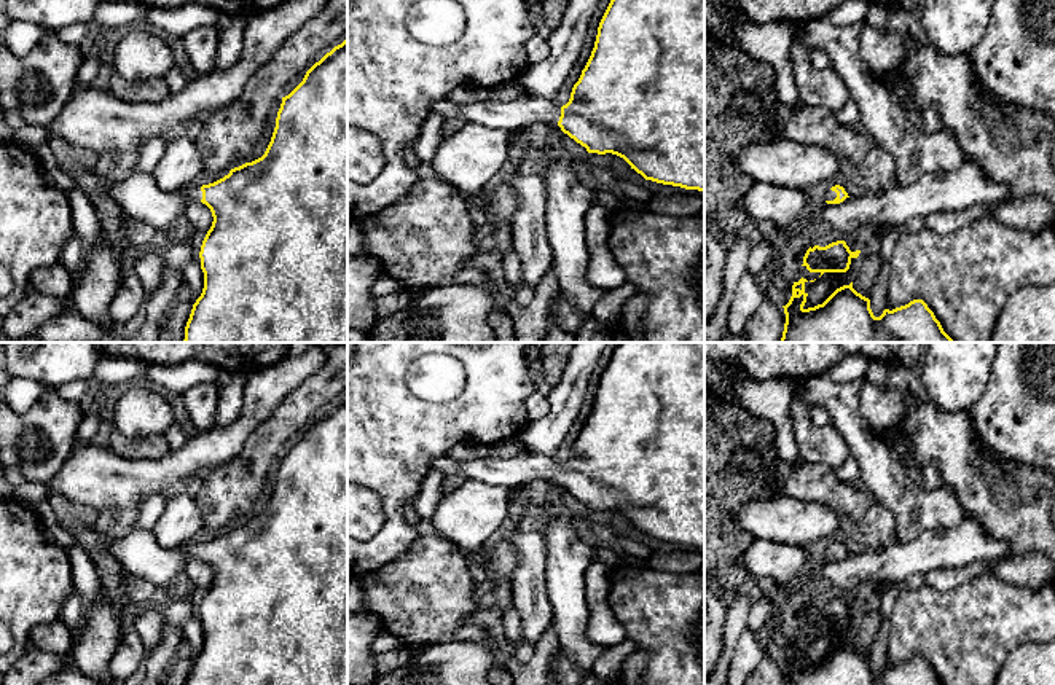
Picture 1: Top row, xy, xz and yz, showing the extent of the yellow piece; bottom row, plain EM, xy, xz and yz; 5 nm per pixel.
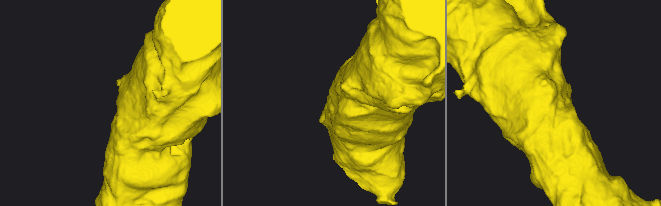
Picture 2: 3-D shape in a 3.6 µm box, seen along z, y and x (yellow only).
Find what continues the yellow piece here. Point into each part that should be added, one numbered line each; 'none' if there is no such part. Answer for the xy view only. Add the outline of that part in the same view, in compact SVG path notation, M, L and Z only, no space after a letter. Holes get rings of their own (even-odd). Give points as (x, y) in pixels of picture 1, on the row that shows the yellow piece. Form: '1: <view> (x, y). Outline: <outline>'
1: xy (137, 196). Outline: M92 169L70 170L67 175L73 188L89 196L104 196L132 220L148 223L155 229L167 229L191 202L201 202L201 188L191 185L185 190L163 191L151 174L132 174L131 177L107 183Z

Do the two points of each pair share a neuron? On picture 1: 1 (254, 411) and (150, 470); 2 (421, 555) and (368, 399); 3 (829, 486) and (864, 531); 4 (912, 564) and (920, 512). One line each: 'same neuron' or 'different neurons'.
1: same neuron
2: different neurons
3: same neuron
4: different neurons

